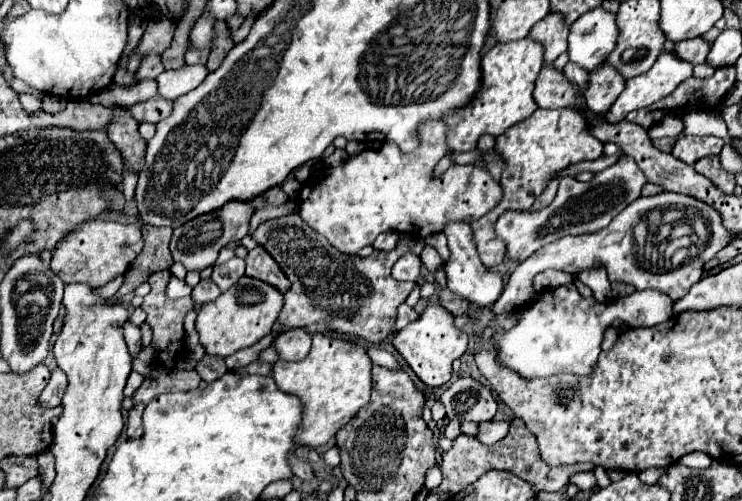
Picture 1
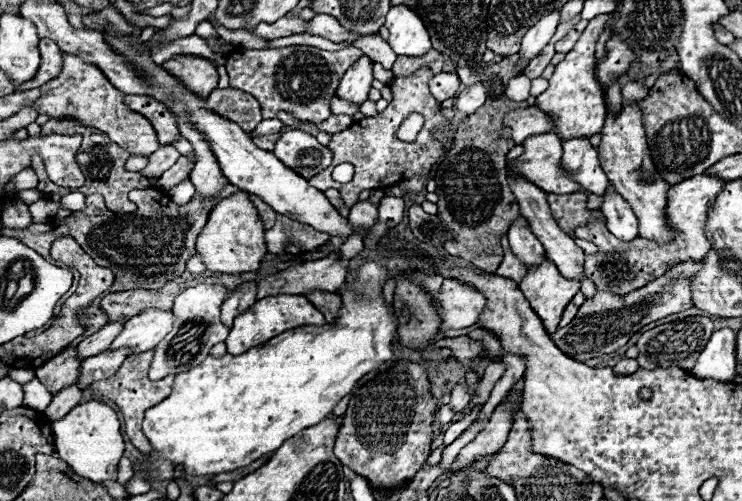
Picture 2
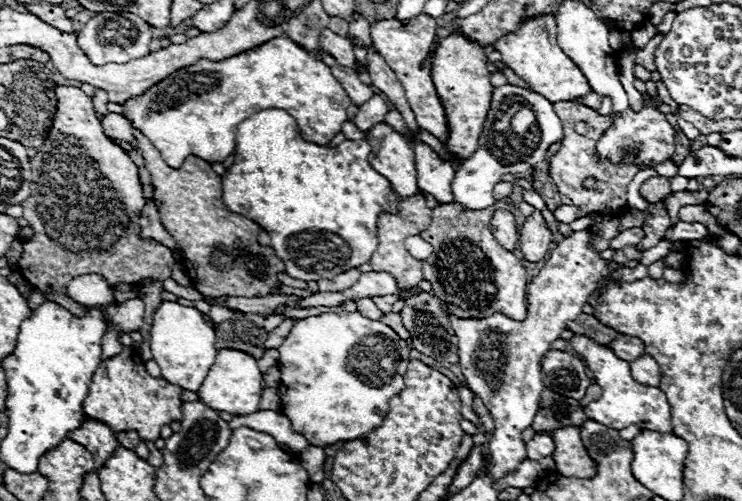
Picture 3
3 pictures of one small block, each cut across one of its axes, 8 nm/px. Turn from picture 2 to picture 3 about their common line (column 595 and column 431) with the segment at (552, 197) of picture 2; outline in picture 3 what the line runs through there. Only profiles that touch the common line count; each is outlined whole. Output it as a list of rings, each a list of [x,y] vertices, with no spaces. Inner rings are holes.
[[[422,194],[404,198],[404,206],[400,206],[400,214],[380,214],[378,218],[378,238],[380,246],[376,254],[372,254],[372,268],[376,272],[388,272],[394,276],[398,288],[416,288],[424,276],[422,276],[422,262],[412,258],[410,252],[404,246],[404,240],[408,236],[424,232],[432,222],[432,210],[426,206],[426,198]]]

